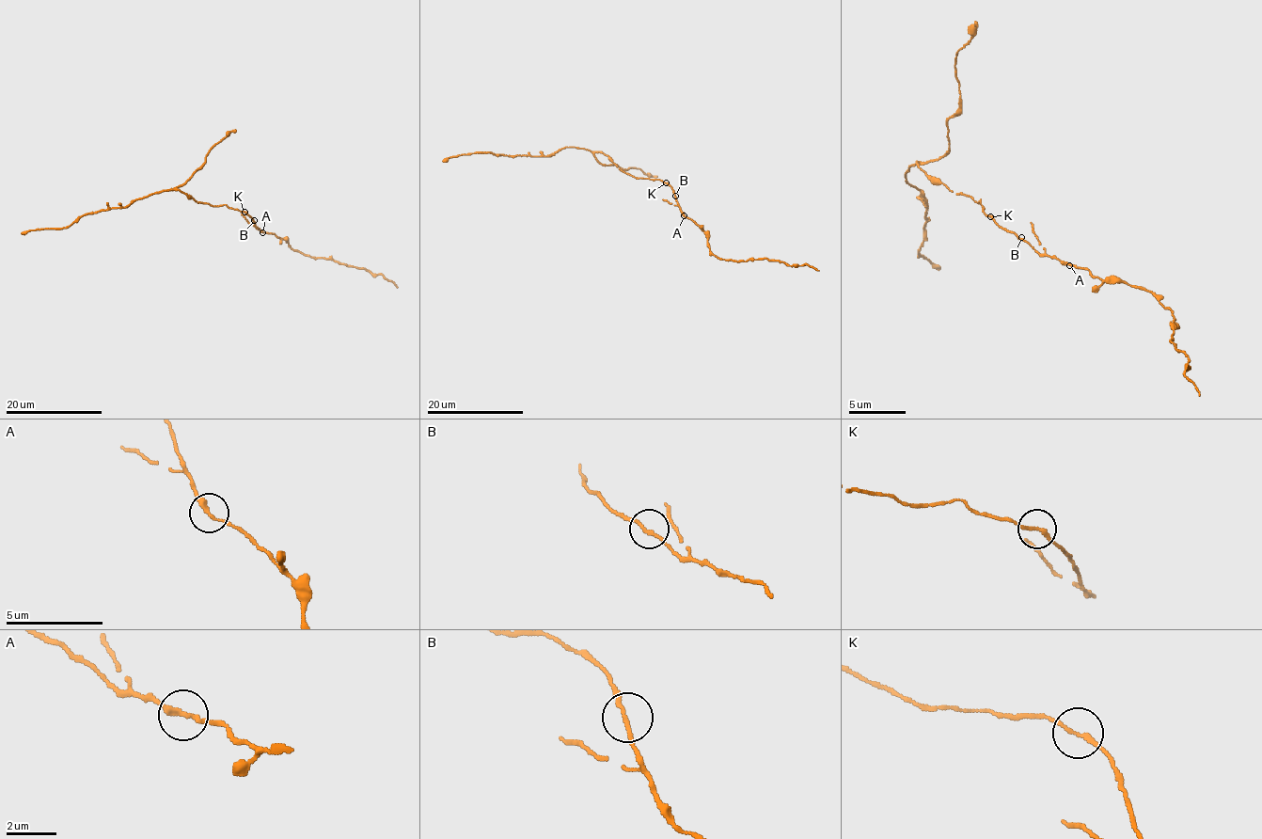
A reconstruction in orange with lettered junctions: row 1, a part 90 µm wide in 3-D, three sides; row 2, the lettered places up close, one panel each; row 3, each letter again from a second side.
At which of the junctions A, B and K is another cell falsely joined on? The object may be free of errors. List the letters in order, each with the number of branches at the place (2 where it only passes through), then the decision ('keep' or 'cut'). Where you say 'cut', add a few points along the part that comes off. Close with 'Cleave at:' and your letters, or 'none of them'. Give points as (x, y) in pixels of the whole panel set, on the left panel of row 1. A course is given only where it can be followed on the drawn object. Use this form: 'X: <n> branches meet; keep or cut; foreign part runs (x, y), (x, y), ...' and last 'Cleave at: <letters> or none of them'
A: 2 branches meet; keep
B: 2 branches meet; keep
K: 2 branches meet; cut; foreign part runs (244, 212), (225, 205), (202, 203), (180, 190), (168, 189), (124, 207), (86, 213), (64, 228), (21, 233)
Cleave at: K

